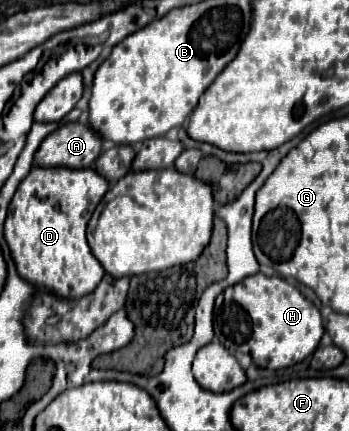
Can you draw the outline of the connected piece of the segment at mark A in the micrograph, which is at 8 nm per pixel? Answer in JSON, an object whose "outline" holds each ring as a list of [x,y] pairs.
{"outline":[[[66,123],[42,141],[34,165],[86,169],[92,167],[100,151],[102,137],[90,125]]]}

